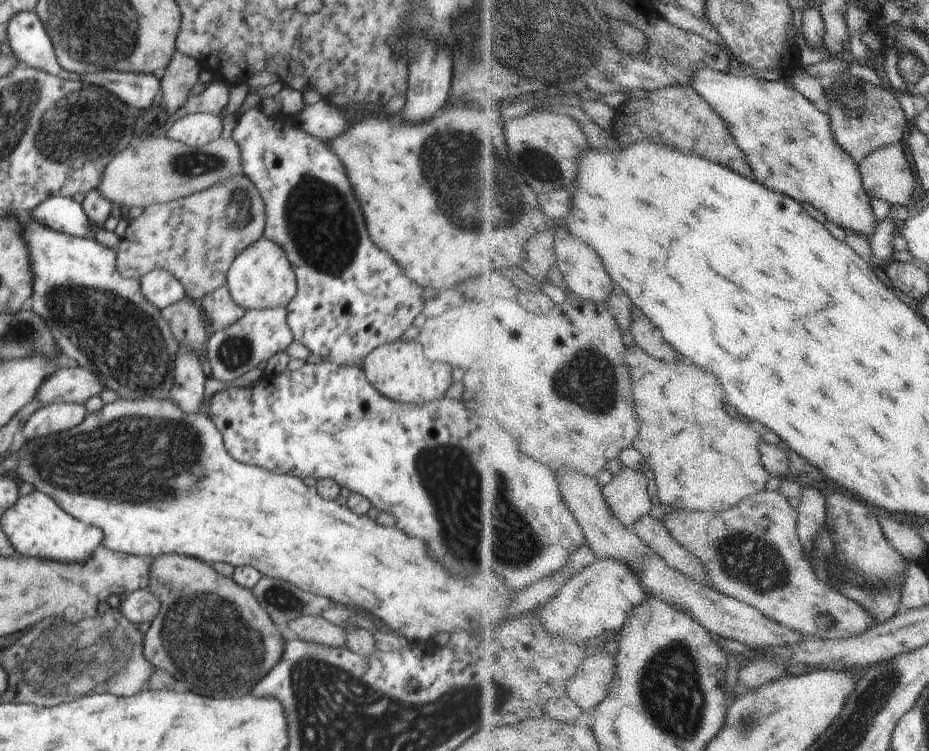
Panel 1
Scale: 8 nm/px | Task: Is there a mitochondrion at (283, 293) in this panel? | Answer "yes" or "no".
no

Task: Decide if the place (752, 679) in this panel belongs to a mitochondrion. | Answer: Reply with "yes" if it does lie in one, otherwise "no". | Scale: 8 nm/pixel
no

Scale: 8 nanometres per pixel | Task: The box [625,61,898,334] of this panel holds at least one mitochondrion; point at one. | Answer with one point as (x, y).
(852, 104)

